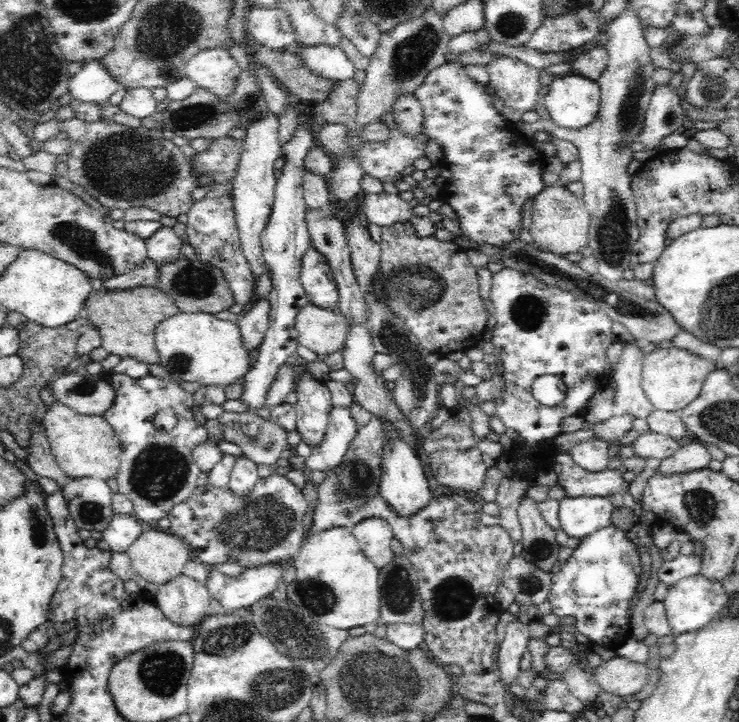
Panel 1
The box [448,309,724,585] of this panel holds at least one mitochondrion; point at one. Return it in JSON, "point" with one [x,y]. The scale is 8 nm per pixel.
{"point":[700,507]}

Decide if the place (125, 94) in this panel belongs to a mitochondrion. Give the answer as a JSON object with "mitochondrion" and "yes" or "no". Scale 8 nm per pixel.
{"mitochondrion":"no"}

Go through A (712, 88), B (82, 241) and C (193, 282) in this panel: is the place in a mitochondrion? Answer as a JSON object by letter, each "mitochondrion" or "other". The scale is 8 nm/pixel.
{"A":"mitochondrion","B":"mitochondrion","C":"mitochondrion"}

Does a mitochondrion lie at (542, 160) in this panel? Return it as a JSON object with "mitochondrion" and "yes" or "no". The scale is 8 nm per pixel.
{"mitochondrion":"no"}

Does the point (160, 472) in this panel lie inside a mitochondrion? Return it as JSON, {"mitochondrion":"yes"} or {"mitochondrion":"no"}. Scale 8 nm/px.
{"mitochondrion":"yes"}

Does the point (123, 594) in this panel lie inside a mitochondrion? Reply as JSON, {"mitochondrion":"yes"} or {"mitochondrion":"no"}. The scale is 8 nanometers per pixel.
{"mitochondrion":"no"}

